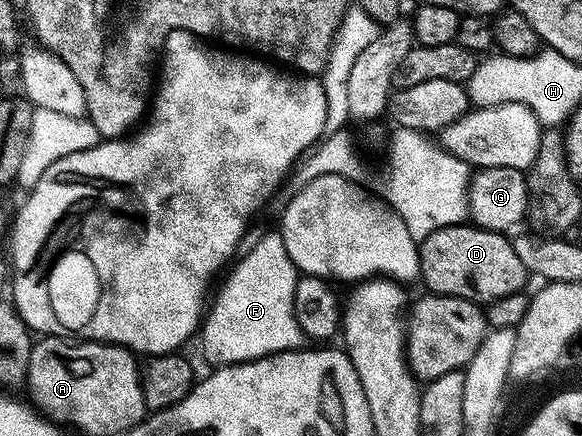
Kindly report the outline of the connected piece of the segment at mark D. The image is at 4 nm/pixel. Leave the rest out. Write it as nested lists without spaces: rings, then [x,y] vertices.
[[[474,223],[443,226],[433,231],[419,246],[419,277],[430,292],[473,301],[480,307],[520,292],[529,281],[525,263],[517,259],[510,236],[481,229]]]

